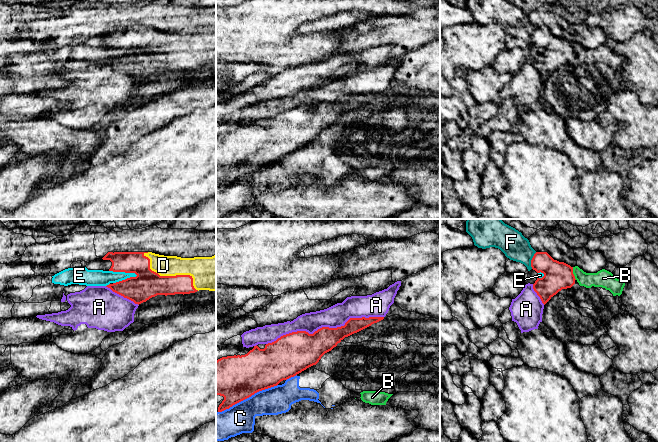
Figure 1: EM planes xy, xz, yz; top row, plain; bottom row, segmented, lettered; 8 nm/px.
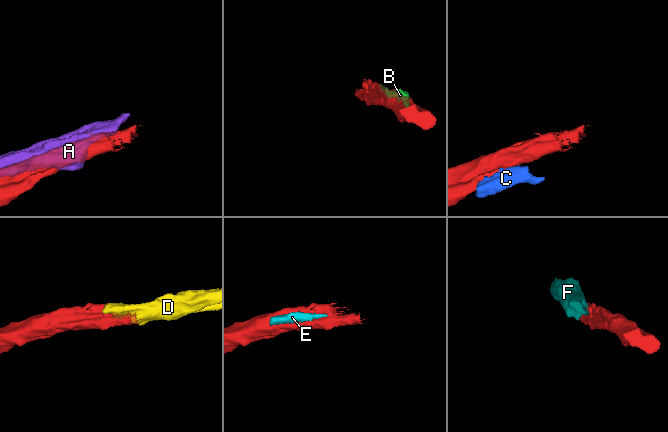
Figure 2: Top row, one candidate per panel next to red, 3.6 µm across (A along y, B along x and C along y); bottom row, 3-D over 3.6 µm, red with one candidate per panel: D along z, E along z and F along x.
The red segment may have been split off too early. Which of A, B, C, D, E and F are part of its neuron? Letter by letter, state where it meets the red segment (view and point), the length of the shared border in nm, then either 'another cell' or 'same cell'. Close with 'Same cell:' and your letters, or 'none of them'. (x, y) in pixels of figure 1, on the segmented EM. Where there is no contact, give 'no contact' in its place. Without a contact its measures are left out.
A: meets red in xz at (324, 327); contact 950 nm long; another cell
B: meets red in yz at (572, 273); contact 110 nm long; another cell
C: meets red in xz at (247, 397); contact 550 nm long; another cell
D: meets red in xy at (170, 276); contact 550 nm long; same cell
E: meets red in xy at (123, 271); contact 240 nm long; another cell
F: meets red in yz at (531, 260); contact 140 nm long; another cell
Same cell: D

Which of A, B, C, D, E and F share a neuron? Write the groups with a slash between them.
A / B C / D / E / F

